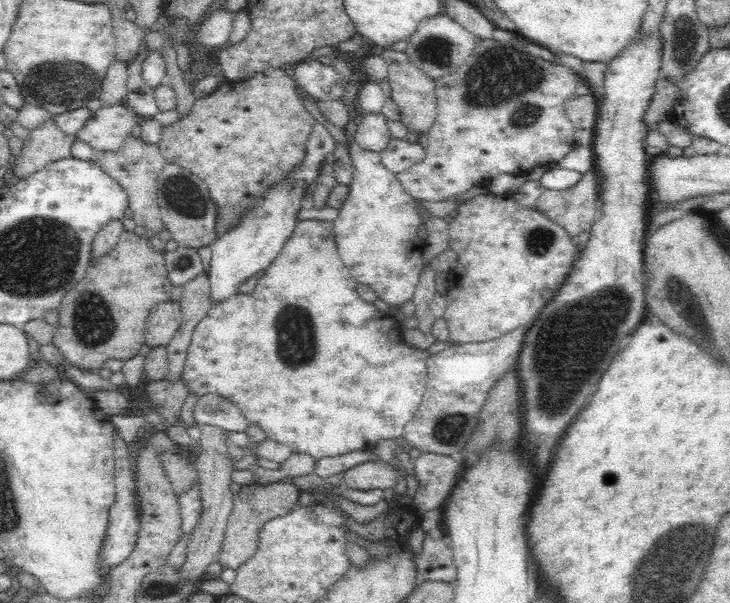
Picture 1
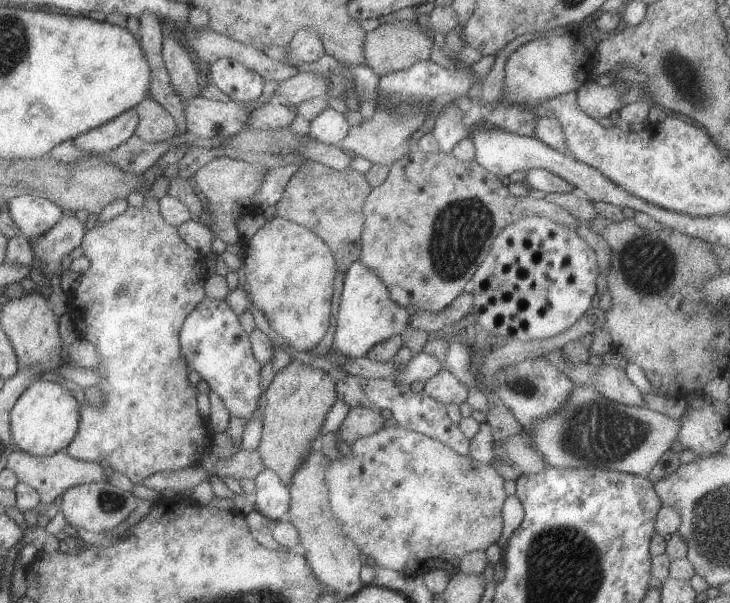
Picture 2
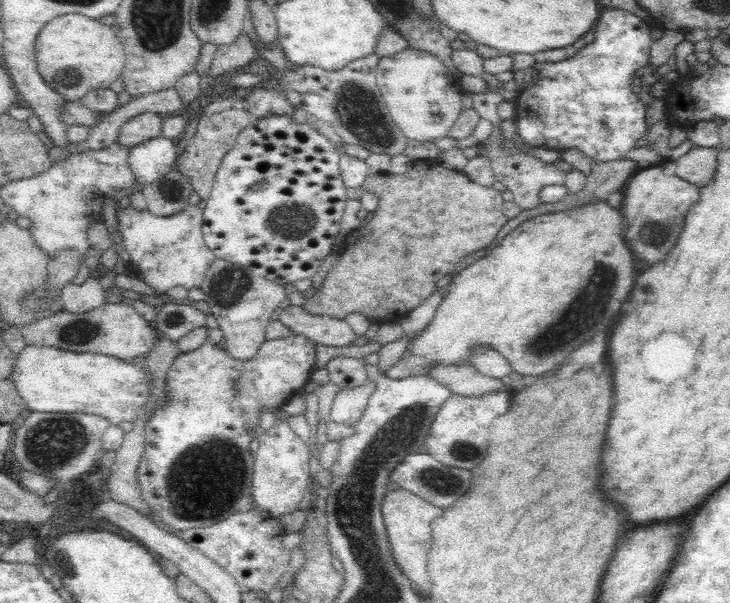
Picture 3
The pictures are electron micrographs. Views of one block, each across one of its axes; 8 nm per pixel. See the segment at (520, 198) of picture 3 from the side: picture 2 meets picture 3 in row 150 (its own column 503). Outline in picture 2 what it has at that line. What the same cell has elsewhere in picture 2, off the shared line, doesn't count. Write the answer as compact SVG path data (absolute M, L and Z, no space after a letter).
M391 426L391 428L381 428L379 432L367 436L367 438L359 438L355 440L345 454L341 454L341 460L329 460L327 470L323 472L323 482L327 484L327 500L329 500L329 510L331 514L337 518L339 528L343 532L345 538L349 538L353 542L353 546L357 548L357 552L365 554L367 558L371 558L375 562L377 568L399 568L399 566L391 566L391 562L387 564L387 560L395 560L399 558L399 562L403 562L405 566L413 566L417 572L425 572L425 570L445 570L451 576L455 576L459 572L459 560L467 554L467 552L487 552L489 546L497 544L501 534L503 534L503 518L501 518L501 510L503 510L503 502L507 498L505 494L505 480L495 472L495 468L491 464L481 464L469 456L459 456L457 452L453 452L451 448L447 448L445 444L441 444L439 440L421 436L417 432L405 430L401 426Z

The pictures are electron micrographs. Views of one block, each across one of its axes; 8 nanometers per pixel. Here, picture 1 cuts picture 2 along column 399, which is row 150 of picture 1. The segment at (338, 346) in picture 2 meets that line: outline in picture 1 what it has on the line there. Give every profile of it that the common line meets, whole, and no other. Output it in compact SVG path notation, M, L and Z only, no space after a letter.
M316 122L308 140L308 154L302 166L292 170L288 178L284 178L274 188L270 188L264 194L264 198L254 202L254 206L248 210L240 226L236 226L234 230L230 230L228 234L220 236L214 242L210 272L208 272L212 304L220 304L238 296L242 288L248 284L248 280L254 278L254 274L266 270L276 260L276 256L282 252L284 244L290 240L290 236L296 230L300 208L306 206L302 202L302 190L308 186L308 182L316 180L320 166L324 164L324 160L332 158L334 152L336 152L336 144L332 140L332 134L322 124Z

